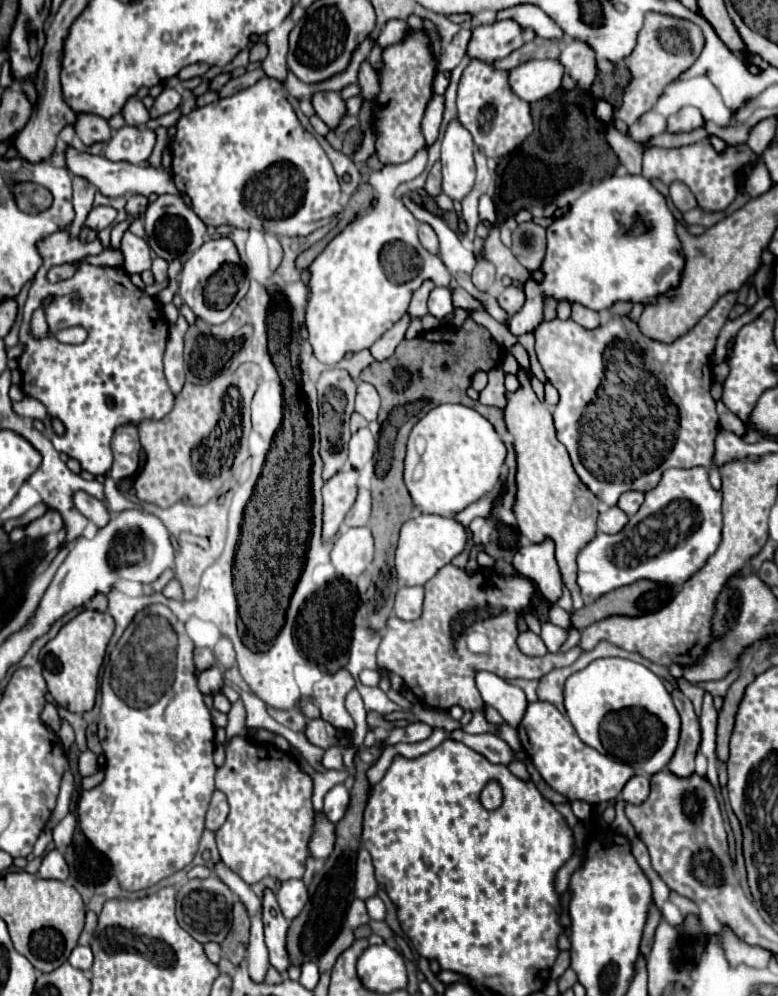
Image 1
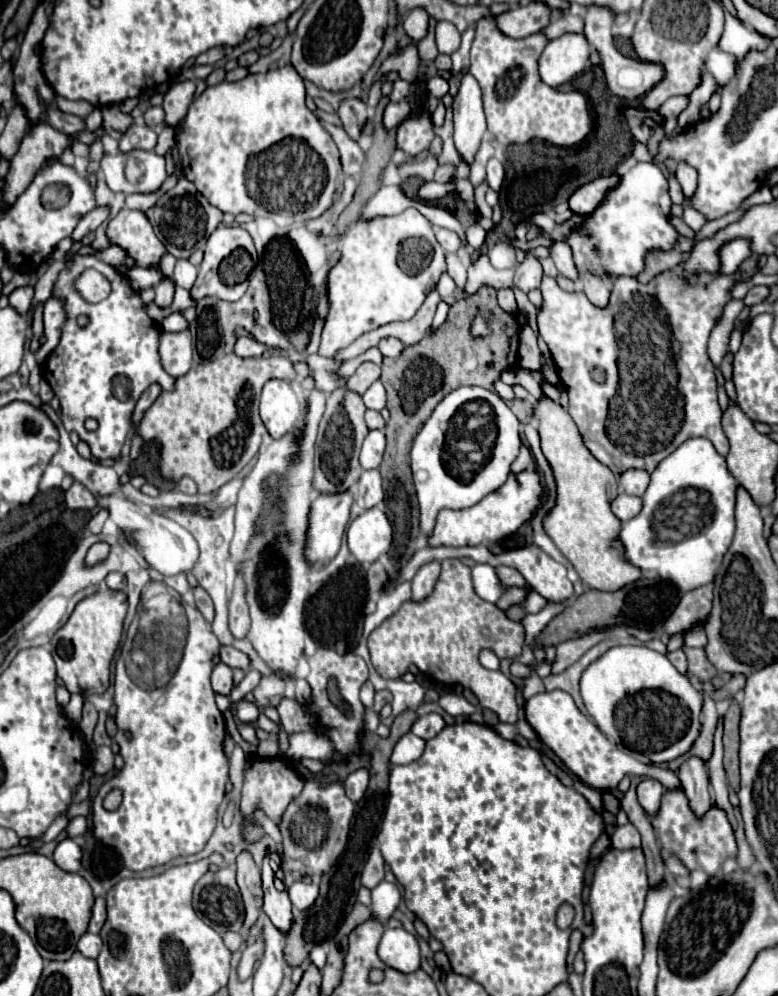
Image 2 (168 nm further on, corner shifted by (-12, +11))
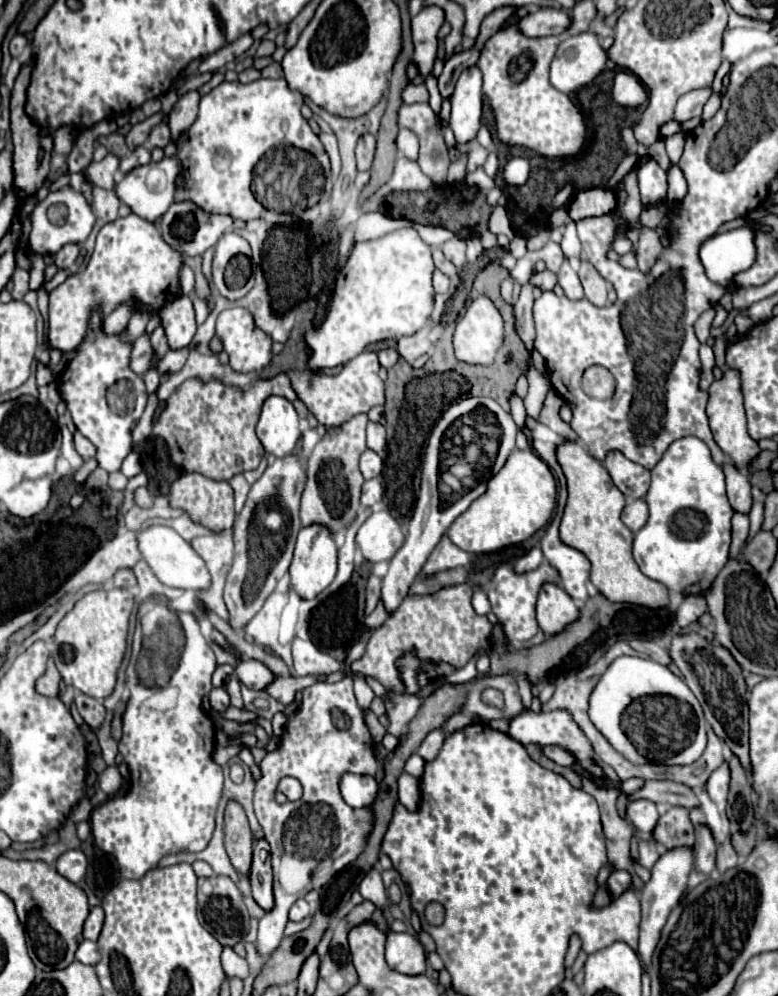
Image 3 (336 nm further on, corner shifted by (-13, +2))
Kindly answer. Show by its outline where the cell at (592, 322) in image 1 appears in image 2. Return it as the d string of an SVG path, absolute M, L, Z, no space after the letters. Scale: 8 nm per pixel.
M582 272L580 280L582 280L582 292L588 296L588 300L598 308L606 308L610 298L610 288L604 284L604 280L590 272Z

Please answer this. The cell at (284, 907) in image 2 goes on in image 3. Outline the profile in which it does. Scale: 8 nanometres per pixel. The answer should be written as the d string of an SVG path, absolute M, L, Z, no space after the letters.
M259 839L253 845L253 861L251 861L251 869L249 869L249 881L251 881L253 899L265 911L269 911L273 907L273 875L271 875L269 843L265 839Z

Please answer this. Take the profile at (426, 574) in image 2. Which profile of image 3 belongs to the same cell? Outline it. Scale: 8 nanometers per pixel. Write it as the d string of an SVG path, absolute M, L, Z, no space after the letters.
M445 535L445 537L441 537L441 541L433 549L433 553L429 555L427 563L423 565L423 575L425 573L439 573L449 567L467 565L469 559L471 559L471 555L465 553L463 549L459 549L457 545L453 545L453 541L449 541L449 537Z

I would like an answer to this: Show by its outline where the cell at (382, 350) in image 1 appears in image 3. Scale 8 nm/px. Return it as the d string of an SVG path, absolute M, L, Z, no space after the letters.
M383 349L383 351L379 351L377 355L379 355L379 363L381 363L381 367L385 367L385 369L393 367L393 365L397 363L397 359L399 359L399 355L397 355L395 349Z

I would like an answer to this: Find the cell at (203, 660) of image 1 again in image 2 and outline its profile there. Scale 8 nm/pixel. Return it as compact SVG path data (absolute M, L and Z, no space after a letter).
M220 646L218 656L220 656L220 660L222 660L224 664L228 664L230 668L242 668L242 670L250 668L250 660L248 660L248 656L242 654L240 650L232 648L232 646Z

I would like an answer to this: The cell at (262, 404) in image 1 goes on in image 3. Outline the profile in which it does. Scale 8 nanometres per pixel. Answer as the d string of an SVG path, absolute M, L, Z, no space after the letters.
M269 397L257 423L257 437L267 453L275 457L289 455L301 437L295 407L283 397Z

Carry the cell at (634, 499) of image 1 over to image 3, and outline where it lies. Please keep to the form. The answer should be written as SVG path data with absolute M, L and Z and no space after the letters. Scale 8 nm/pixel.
M609 451L605 457L605 467L617 485L617 489L629 499L645 497L649 489L649 471L633 461L629 461L621 451Z

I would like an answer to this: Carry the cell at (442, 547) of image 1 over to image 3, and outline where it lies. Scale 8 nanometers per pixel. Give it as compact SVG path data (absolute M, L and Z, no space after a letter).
M515 449L509 455L509 461L501 467L501 473L489 479L489 489L473 501L473 505L469 505L457 521L453 521L447 535L457 547L473 555L493 553L503 547L517 545L547 525L555 507L555 497L555 477L547 463L533 449Z

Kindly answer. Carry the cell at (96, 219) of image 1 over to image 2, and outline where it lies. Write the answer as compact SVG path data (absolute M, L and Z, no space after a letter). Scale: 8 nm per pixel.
M96 206L94 210L90 210L90 212L80 220L80 224L76 226L76 230L72 232L72 238L74 238L76 242L82 240L84 234L94 232L108 216L110 216L110 206Z

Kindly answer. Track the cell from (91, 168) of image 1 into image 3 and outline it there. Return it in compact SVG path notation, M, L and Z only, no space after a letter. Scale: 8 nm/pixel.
M163 157L159 163L149 163L149 165L141 165L137 169L133 169L131 173L127 173L115 187L117 197L121 199L121 203L129 205L131 211L147 221L155 221L159 219L169 205L173 203L173 193L175 193L175 179L179 175L179 159L177 157Z

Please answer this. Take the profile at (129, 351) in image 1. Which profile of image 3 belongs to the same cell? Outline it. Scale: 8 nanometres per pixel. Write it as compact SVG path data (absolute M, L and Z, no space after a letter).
M93 315L89 333L77 347L77 357L65 367L57 381L75 427L97 447L99 467L107 473L119 471L123 459L131 451L131 431L147 401L143 379L129 369L131 347L129 343L121 343L121 335L105 335L99 317Z

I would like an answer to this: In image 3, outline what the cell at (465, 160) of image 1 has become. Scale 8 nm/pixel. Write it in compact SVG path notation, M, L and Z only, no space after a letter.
M469 67L461 73L455 91L451 95L451 129L457 143L467 143L477 135L481 125L481 71Z

